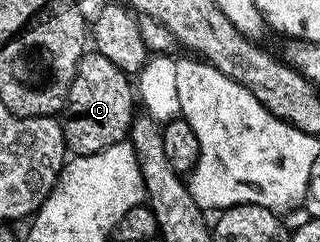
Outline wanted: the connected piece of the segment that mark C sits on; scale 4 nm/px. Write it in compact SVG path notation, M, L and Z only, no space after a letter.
M90 49L82 56L68 89L64 116L61 120L67 152L71 156L91 155L108 149L108 145L123 142L129 136L132 114L130 106L136 103L136 91L131 76L126 75L108 57Z

